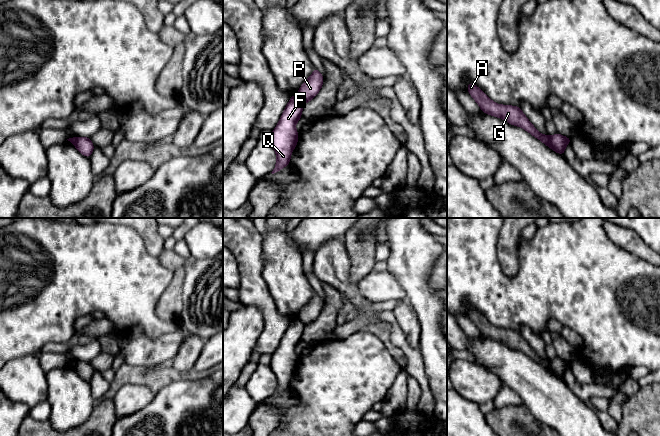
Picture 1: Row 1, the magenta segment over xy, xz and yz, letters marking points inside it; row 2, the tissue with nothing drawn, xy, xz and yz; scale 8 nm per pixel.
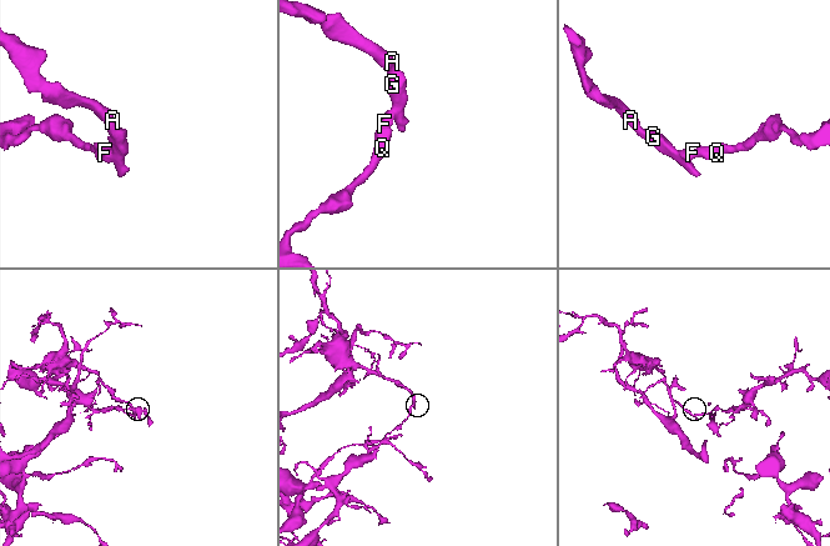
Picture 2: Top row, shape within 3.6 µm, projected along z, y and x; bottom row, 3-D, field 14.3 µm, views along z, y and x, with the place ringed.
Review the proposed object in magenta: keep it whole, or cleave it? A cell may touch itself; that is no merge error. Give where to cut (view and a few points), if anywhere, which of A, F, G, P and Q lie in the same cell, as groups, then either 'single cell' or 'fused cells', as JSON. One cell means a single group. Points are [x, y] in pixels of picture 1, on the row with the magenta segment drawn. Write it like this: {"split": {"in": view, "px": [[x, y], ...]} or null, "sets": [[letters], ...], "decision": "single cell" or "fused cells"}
{"split": {"in": "yz", "px": [[549, 137], [550, 143], [563, 153]]}, "sets": [["A", "G", "P"], ["F", "Q"]], "decision": "fused cells"}

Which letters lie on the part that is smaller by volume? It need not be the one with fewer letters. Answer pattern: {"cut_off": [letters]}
{"cut_off": ["A", "G", "P"]}

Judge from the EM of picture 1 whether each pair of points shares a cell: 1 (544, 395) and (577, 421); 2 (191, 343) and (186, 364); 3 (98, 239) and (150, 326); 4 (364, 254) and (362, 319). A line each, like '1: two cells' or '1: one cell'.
1: one cell
2: one cell
3: one cell
4: two cells

